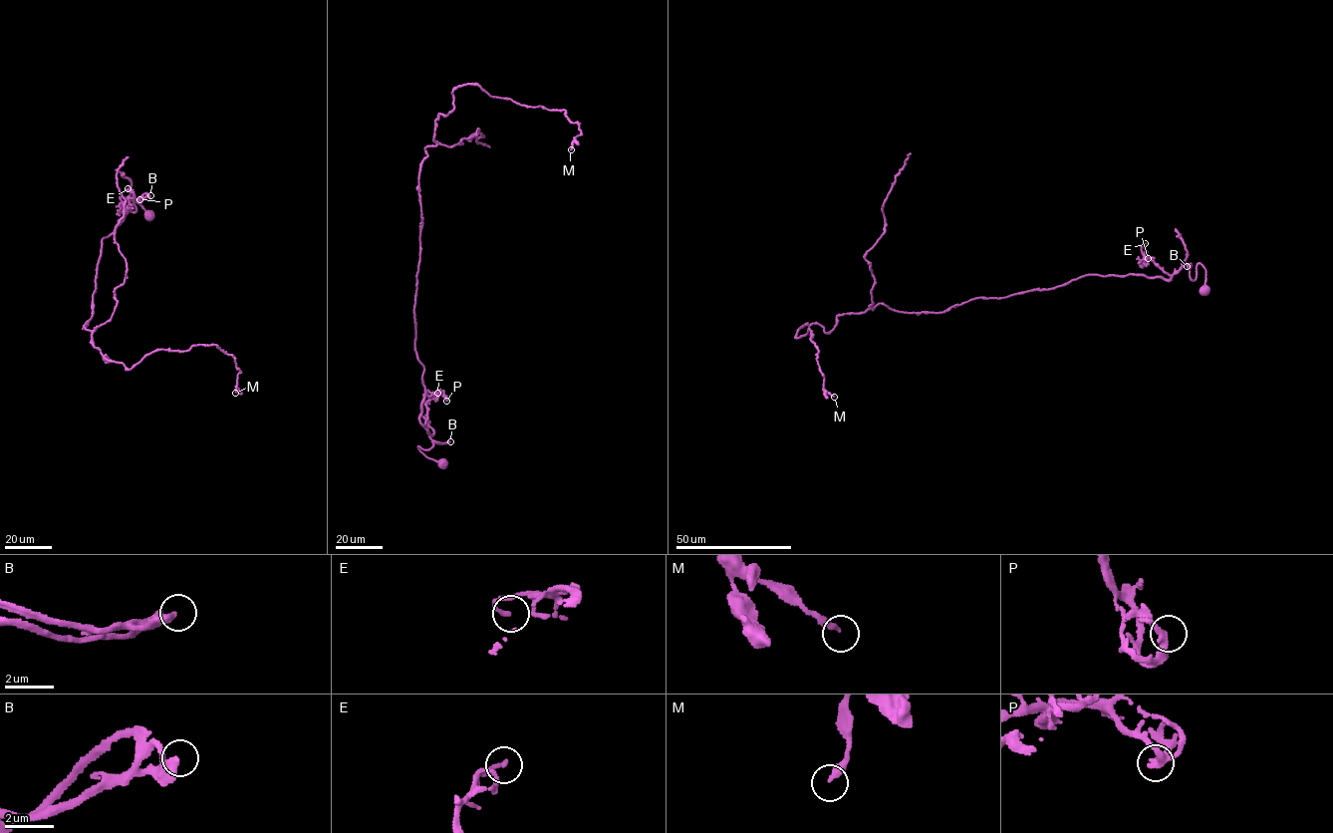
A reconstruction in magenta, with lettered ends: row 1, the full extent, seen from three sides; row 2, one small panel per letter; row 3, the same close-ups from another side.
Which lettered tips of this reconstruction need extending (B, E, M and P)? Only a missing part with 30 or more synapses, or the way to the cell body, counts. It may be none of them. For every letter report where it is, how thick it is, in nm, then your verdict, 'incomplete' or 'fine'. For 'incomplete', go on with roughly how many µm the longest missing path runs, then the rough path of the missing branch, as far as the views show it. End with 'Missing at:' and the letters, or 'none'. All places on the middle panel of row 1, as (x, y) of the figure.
B: at (450, 441); 320 nm thick; fine
E: at (437, 393); 170 nm thick; fine
M: at (571, 149); 240 nm thick; fine
P: at (446, 401); 220 nm thick; fine
Missing at: none

